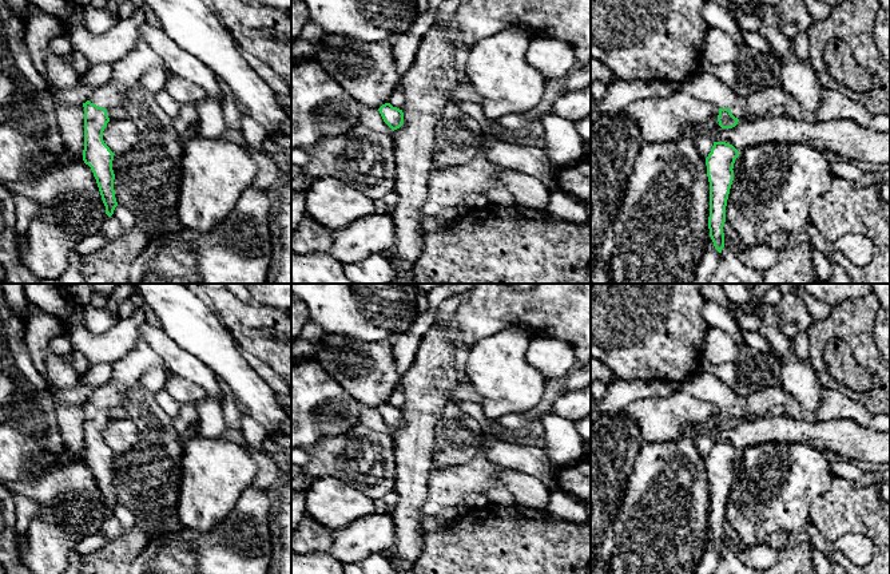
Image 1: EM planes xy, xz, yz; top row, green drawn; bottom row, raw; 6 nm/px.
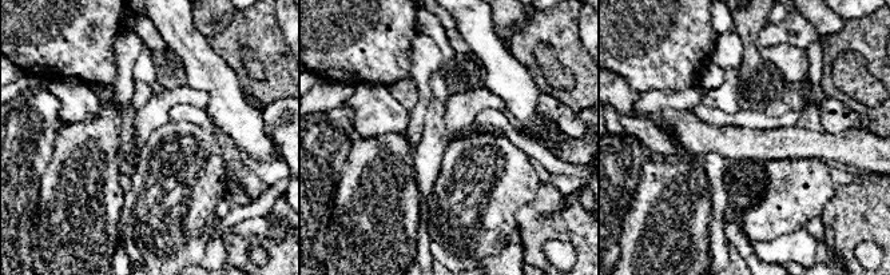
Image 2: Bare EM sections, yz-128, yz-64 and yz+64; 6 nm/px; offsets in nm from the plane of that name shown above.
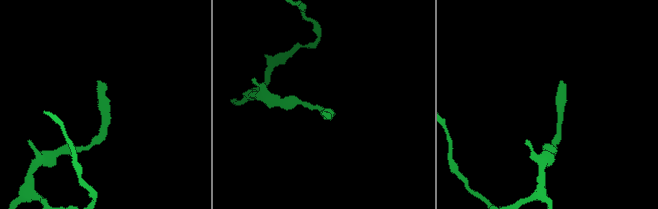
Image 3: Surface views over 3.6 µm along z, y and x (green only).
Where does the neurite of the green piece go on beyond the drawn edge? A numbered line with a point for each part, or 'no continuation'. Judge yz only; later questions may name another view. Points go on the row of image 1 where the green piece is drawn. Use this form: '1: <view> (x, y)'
1: yz (706, 87)

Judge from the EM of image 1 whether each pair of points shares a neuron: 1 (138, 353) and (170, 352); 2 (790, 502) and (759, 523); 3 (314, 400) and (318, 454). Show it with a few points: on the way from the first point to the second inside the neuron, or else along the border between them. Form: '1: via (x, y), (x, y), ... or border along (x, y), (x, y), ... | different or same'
1: border along (139, 333), (163, 364) | different
2: via (782, 502), (767, 515) | same
3: border along (348, 432), (320, 438), (305, 447) | different

